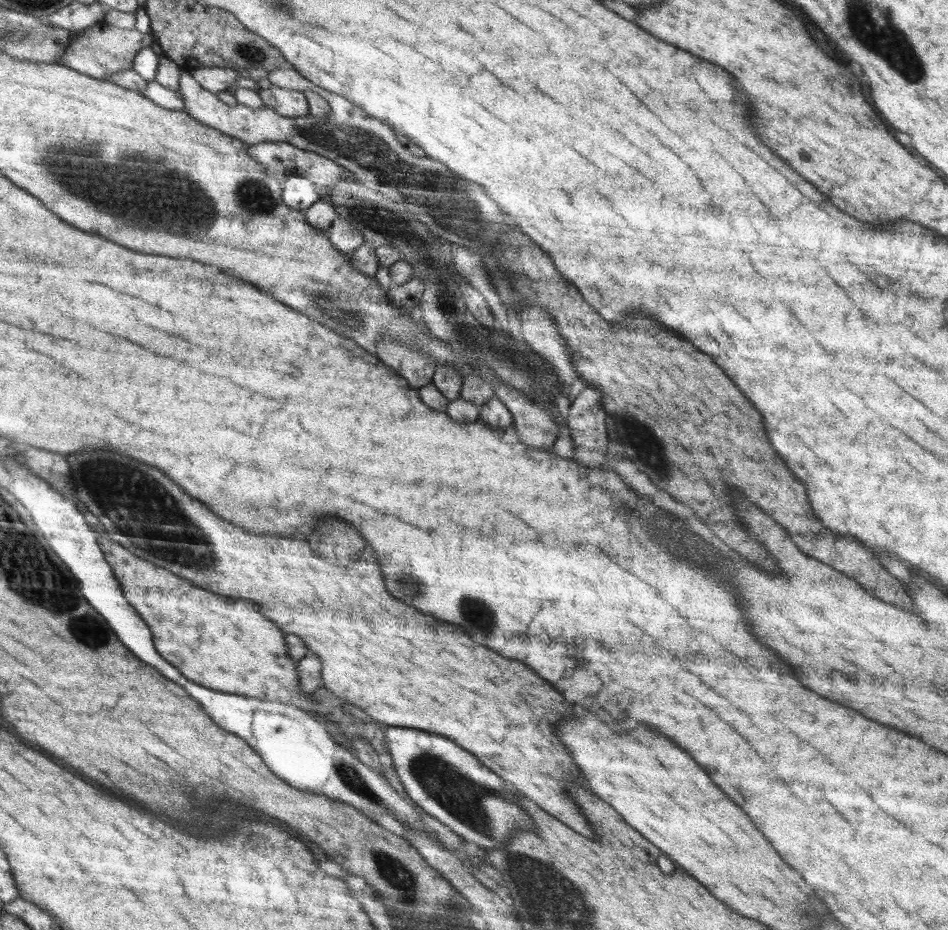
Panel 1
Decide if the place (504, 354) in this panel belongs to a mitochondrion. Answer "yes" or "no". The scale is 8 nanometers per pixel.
yes

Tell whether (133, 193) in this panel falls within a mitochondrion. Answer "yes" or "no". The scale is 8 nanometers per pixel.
yes

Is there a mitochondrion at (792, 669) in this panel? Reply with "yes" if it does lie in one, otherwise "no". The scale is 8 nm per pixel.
no

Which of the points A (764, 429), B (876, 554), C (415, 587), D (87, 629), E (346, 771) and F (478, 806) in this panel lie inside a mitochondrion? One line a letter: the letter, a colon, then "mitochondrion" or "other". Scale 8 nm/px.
A: other
B: other
C: mitochondrion
D: mitochondrion
E: mitochondrion
F: mitochondrion

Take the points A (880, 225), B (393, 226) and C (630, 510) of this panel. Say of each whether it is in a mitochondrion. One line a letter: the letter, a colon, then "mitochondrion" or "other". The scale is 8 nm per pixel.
A: other
B: mitochondrion
C: other

